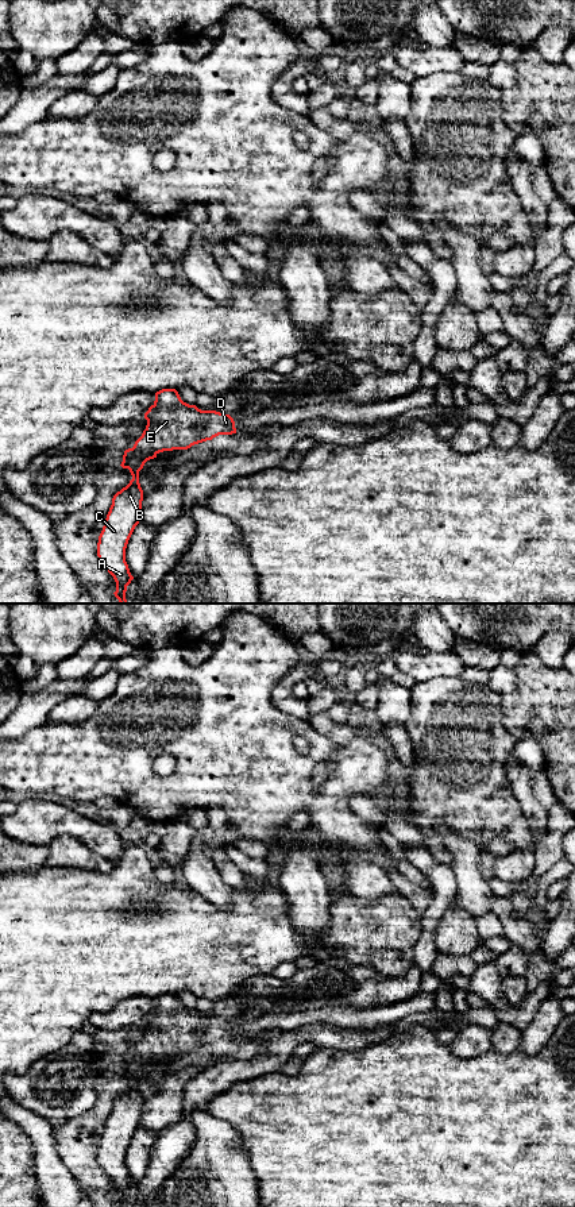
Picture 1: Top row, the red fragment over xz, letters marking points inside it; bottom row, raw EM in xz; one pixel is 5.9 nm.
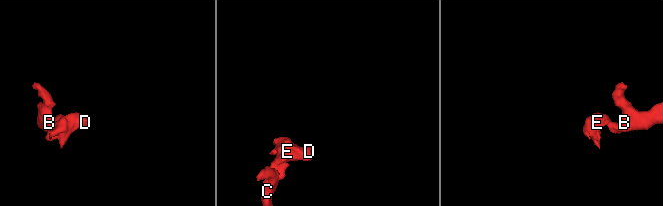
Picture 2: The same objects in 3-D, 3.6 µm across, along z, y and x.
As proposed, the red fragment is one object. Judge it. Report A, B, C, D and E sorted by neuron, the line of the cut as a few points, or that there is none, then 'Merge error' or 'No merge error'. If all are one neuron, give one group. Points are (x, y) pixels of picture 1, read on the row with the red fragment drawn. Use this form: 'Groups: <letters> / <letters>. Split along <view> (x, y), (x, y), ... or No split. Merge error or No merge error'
Groups: A B C / D E. Split along xz (132, 447), (139, 454), (155, 454). Merge error

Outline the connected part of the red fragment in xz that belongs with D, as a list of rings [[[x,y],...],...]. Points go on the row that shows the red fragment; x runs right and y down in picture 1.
[[[175,389],[157,392],[144,419],[146,429],[132,447],[139,455],[188,450],[219,435],[236,433],[229,414],[189,405]]]

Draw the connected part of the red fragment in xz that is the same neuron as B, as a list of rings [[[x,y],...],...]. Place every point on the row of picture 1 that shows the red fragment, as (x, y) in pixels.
[[[134,448],[124,451],[120,466],[130,470],[132,479],[113,495],[99,536],[97,556],[116,582],[113,594],[120,604],[127,604],[127,586],[134,579],[126,562],[126,548],[142,513],[143,490],[139,483],[139,471],[147,460],[154,458],[157,454],[139,455]]]

